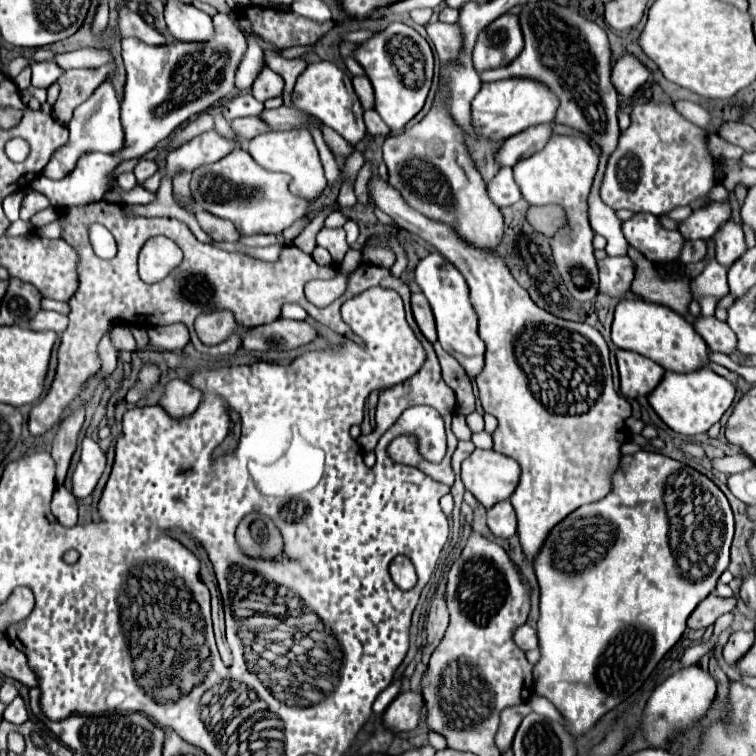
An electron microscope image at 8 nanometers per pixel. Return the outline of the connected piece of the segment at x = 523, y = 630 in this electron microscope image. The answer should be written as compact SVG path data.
M528 624L520 626L516 632L514 632L514 640L516 644L522 648L522 650L534 650L538 648L538 636L536 636L536 630Z

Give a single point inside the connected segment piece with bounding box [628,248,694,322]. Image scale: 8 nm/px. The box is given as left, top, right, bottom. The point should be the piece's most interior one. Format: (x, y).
(675, 294)

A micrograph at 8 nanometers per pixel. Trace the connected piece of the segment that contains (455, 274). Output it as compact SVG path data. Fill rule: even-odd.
M432 252L418 262L416 282L418 282L420 290L426 294L430 308L434 312L438 342L450 356L454 356L460 362L460 366L466 370L466 376L470 380L474 380L484 368L484 342L480 340L480 336L476 332L478 320L476 320L474 308L468 300L468 286L466 286L464 276L442 254Z

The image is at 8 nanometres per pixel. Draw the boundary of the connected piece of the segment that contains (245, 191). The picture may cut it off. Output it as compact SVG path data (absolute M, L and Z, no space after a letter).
M234 150L226 158L194 168L190 192L198 208L234 222L242 236L278 234L306 216L310 202L294 196L288 190L290 176L262 170L246 150Z

